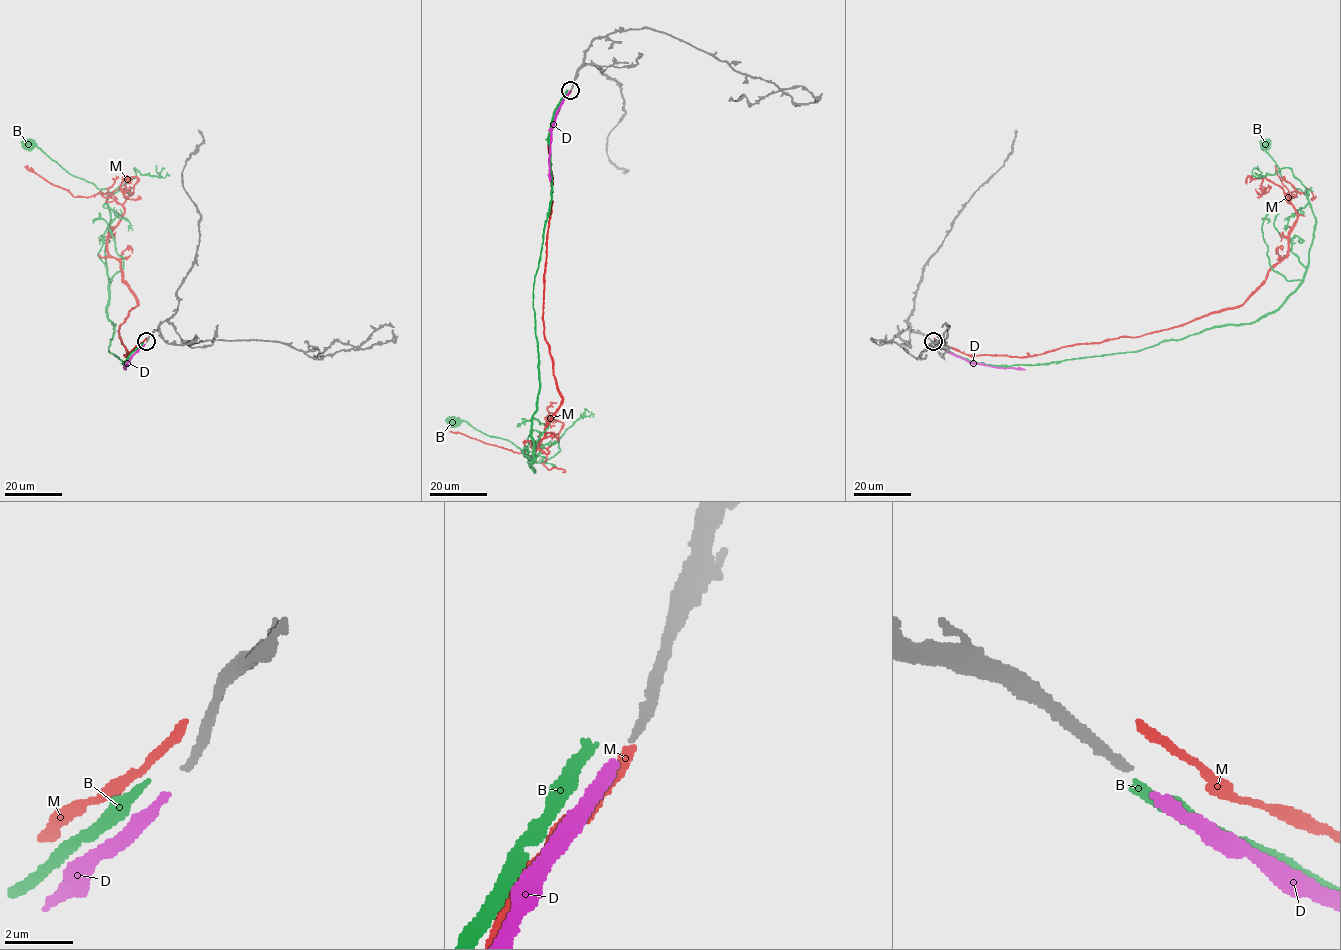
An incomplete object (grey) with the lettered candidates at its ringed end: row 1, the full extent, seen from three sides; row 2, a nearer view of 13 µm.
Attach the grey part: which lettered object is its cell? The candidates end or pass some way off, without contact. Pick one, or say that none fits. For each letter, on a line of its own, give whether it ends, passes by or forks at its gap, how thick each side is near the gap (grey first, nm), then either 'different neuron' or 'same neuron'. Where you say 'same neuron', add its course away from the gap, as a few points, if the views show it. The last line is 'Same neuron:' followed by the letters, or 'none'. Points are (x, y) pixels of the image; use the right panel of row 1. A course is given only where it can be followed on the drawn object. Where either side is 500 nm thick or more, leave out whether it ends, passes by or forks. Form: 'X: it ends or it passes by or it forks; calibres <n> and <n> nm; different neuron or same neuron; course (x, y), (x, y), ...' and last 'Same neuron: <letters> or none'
B: it ends; calibres 220 and 260 nm; different neuron
D: it ends; calibres 220 and 280 nm; same neuron; course (935, 344), (968, 361), (1025, 369)
M: it ends; calibres 220 and 320 nm; different neuron
Same neuron: D

